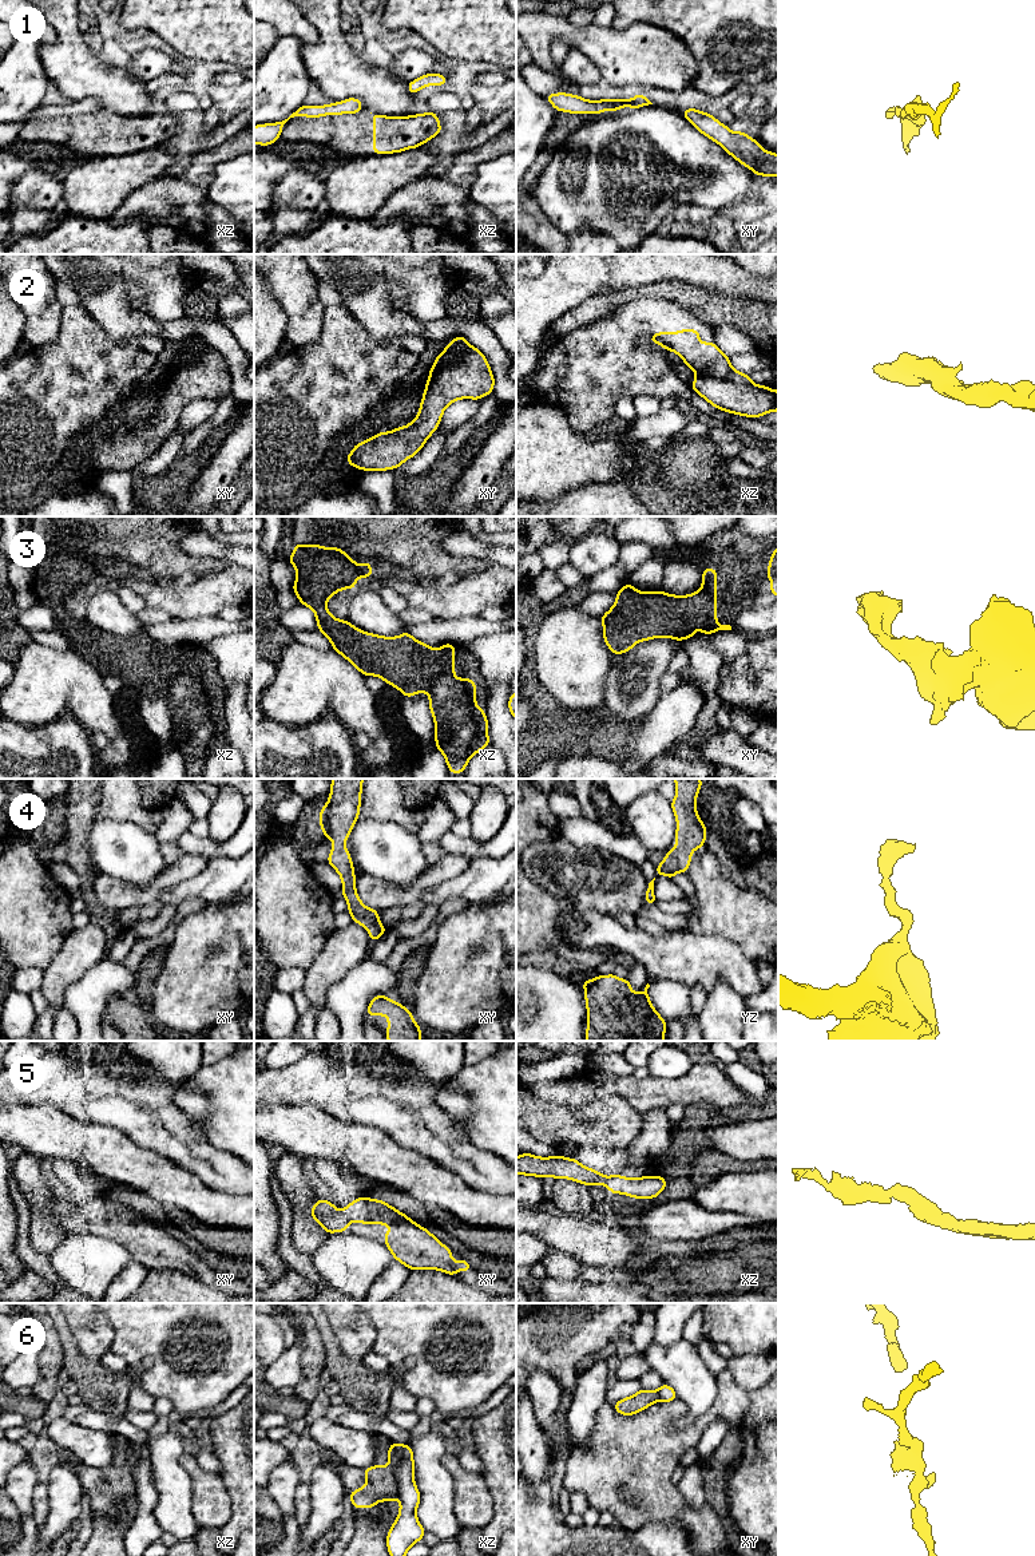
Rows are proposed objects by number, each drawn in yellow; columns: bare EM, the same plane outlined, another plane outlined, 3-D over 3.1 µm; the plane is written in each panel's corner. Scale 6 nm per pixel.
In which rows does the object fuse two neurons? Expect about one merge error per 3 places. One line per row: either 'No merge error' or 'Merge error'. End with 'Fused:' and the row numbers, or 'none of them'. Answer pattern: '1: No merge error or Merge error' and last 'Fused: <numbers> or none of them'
1: Merge error
2: Merge error
3: No merge error
4: No merge error
5: No merge error
6: Merge error
Fused: 1, 2, 6

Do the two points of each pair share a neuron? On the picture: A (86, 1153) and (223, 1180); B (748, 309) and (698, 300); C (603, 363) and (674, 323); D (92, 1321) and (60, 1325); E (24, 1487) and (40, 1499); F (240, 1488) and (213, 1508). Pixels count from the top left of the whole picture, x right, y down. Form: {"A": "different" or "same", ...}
{"A": "different", "B": "same", "C": "same", "D": "different", "E": "different", "F": "different"}

